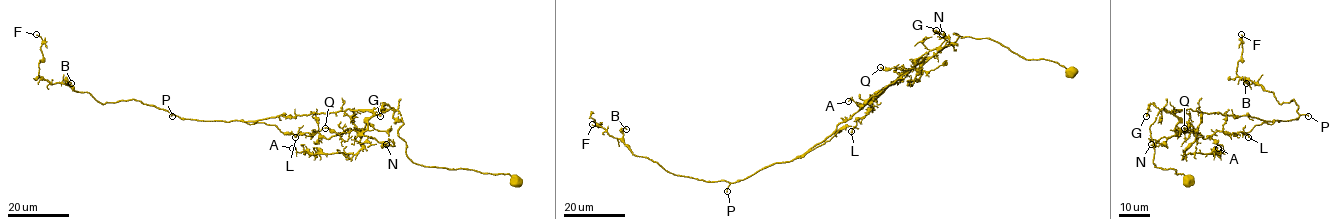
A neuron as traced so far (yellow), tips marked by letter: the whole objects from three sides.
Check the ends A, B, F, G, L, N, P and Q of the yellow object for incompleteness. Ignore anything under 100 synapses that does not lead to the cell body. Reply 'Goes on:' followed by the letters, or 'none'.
Goes on: none

